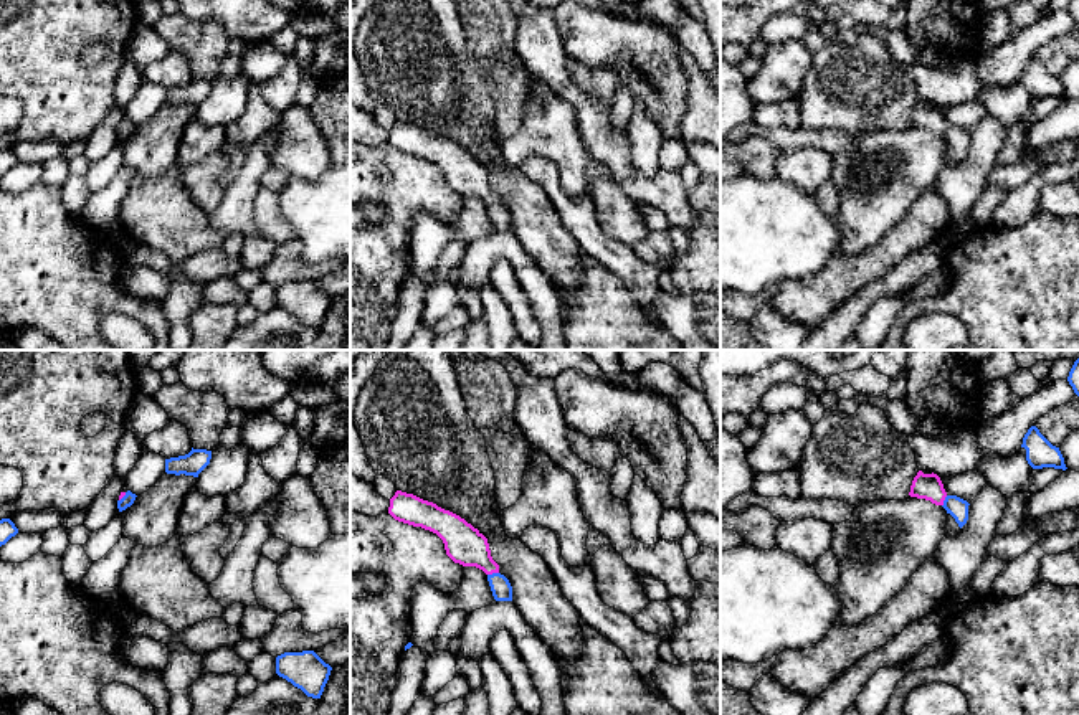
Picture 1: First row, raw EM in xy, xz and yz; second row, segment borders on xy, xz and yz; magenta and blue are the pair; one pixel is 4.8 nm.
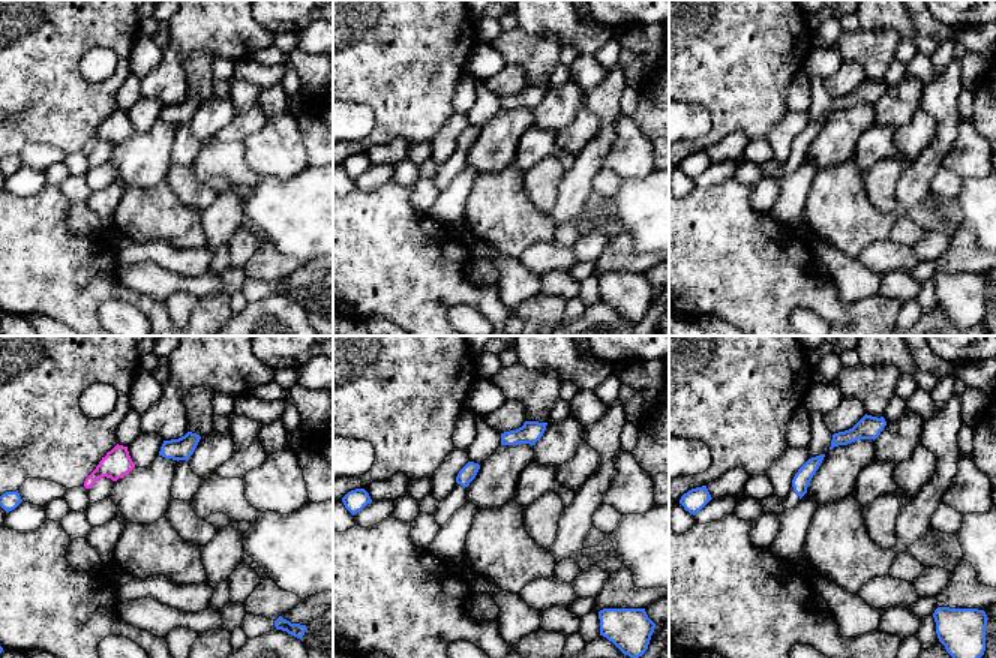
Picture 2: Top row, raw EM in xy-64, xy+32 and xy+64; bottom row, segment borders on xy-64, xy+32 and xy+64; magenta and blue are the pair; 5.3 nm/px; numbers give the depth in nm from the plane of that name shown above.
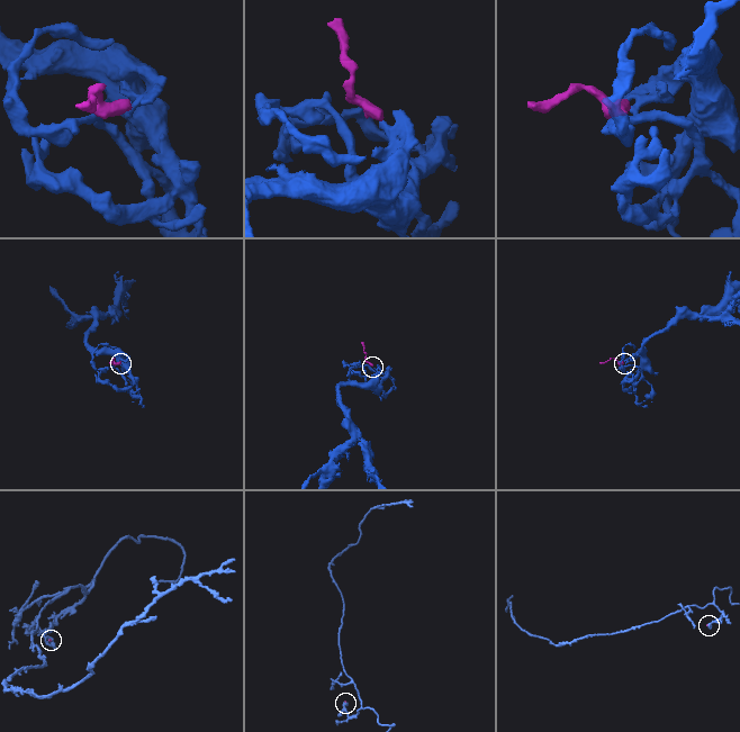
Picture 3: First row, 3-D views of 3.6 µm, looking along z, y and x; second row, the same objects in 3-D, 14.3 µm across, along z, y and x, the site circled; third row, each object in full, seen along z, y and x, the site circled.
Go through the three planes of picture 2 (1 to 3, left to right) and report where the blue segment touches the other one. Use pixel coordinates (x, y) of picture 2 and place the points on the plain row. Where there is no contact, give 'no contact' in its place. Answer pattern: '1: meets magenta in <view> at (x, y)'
1: no contact
2: no contact
3: no contact

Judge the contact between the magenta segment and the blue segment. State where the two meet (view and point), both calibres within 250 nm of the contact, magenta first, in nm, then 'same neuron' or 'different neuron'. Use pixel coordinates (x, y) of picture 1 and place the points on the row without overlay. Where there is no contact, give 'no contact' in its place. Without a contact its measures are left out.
meets magenta in xz at (493, 202); 190 nm thick on the magenta side, 100 nm on the other; same neuron

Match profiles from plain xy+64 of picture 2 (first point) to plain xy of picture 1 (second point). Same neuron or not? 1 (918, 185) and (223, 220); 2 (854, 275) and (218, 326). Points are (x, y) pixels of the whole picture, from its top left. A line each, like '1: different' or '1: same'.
1: same
2: different

